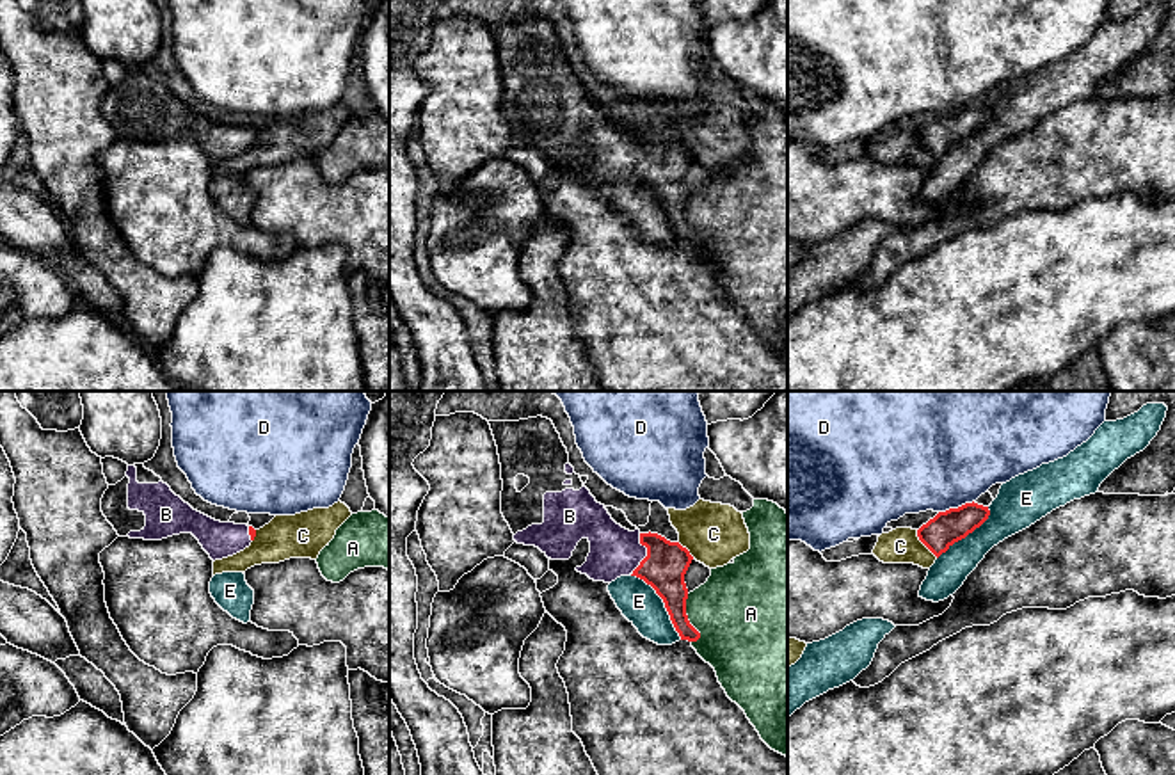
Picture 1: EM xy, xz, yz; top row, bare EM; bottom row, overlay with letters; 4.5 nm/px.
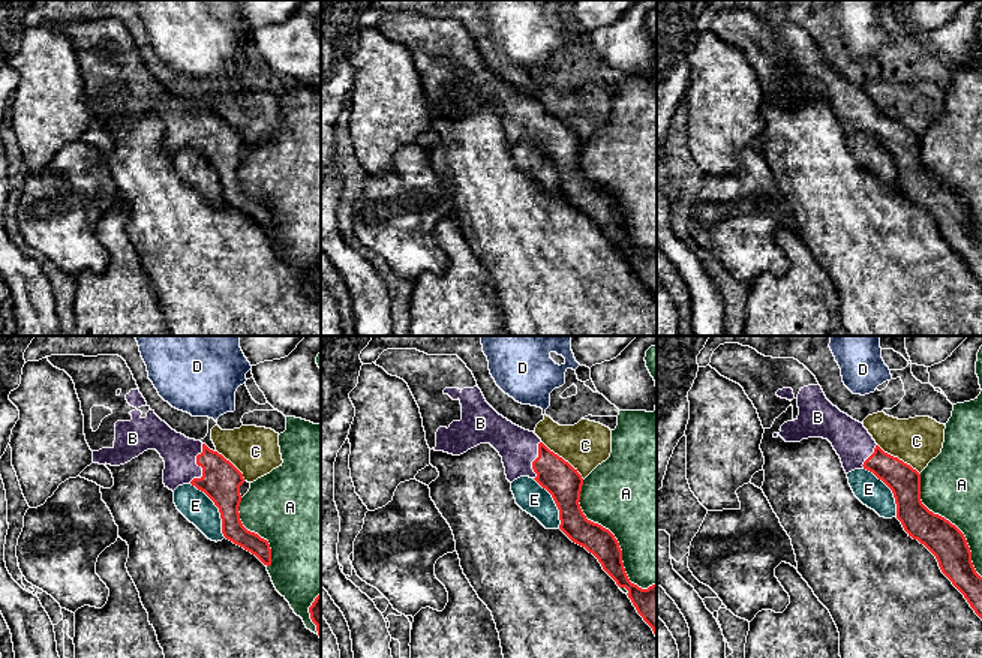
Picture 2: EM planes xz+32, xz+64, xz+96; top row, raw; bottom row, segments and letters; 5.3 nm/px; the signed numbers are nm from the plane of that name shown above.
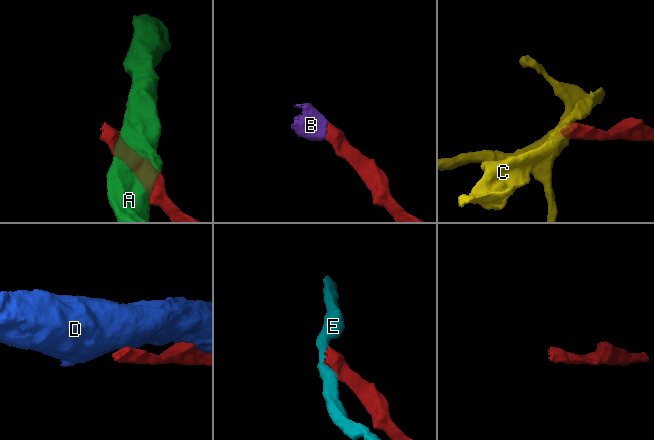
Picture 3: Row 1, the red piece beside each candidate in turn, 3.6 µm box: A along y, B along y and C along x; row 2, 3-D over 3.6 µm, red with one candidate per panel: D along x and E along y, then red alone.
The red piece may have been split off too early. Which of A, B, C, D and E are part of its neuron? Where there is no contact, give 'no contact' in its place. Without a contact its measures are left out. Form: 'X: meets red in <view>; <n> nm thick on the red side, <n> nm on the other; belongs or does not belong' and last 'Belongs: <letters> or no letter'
A: meets red in xz; 190 nm thick on the red side, 420 nm on the other; does not belong
B: meets red in xz; 200 nm thick on the red side, 220 nm on the other; belongs
C: meets red in yz; 150 nm thick on the red side, 160 nm on the other; does not belong
D: meets red in yz; 150 nm thick on the red side, 480 nm on the other; does not belong
E: meets red in xz; 200 nm thick on the red side, 180 nm on the other; does not belong
Belongs: B

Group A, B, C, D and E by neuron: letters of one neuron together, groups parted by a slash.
A / B / C / D / E

